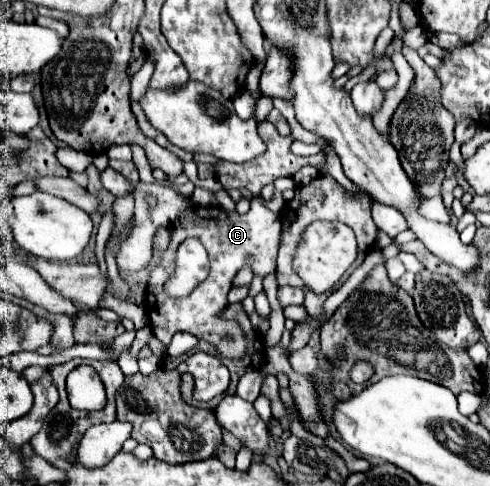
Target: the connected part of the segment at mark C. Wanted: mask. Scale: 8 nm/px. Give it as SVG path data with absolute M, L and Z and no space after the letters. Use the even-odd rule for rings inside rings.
M257 195L251 199L251 209L247 215L239 213L225 213L221 207L197 207L191 205L183 215L175 219L173 227L173 239L169 249L165 251L159 267L151 273L149 287L147 287L147 297L145 297L145 309L151 319L151 329L153 335L163 343L169 345L171 337L177 331L187 331L195 335L197 339L204 339L213 344L217 353L227 357L227 359L243 359L247 353L247 339L243 329L234 321L222 320L218 316L227 309L227 293L233 285L233 279L237 271L245 265L245 259L251 257L251 267L255 275L265 277L267 273L275 271L275 261L277 261L277 249L279 249L279 237L281 237L281 223L279 217L263 205L263 199ZM187 237L197 237L203 247L209 253L211 261L211 273L209 277L199 283L189 297L183 299L171 299L163 293L165 279L173 273L173 261L175 261L175 251L181 241Z

